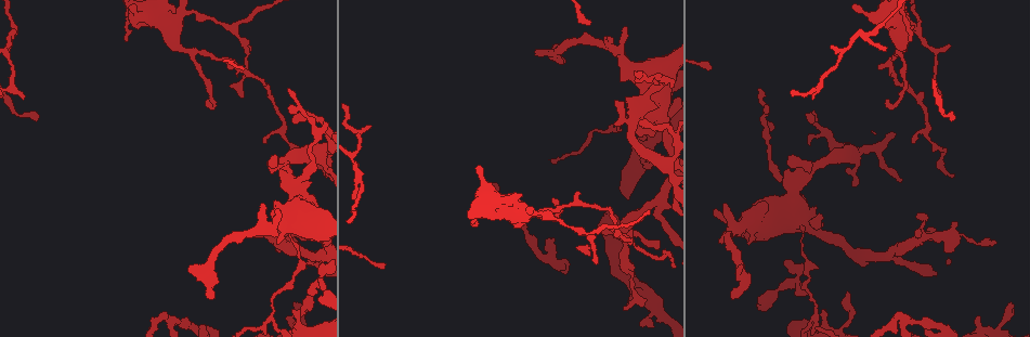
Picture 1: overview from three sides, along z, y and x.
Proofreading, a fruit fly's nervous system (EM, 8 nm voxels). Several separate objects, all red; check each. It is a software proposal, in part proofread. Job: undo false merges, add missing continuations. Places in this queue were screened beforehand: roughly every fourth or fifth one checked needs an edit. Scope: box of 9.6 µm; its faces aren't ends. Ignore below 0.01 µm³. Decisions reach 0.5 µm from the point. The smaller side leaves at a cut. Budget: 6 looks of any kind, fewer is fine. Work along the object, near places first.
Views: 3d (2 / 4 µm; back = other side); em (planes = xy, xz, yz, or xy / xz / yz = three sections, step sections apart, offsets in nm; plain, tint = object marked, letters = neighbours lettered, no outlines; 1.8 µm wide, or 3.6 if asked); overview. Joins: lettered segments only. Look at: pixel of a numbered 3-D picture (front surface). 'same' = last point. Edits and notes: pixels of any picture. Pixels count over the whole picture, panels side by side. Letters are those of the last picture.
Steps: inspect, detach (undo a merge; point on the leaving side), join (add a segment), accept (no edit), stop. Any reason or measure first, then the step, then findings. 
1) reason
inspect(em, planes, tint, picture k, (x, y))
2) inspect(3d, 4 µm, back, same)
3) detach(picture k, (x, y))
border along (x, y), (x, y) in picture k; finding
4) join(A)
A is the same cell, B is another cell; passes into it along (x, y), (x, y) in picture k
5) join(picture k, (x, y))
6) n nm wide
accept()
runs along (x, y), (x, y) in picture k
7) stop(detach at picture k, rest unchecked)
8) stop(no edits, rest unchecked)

a fork
inspect(em, xz, step 8, letters, picture 1, (948, 236))

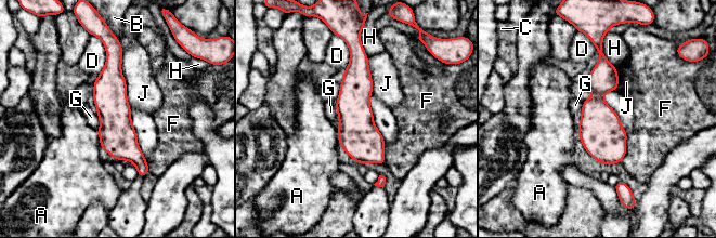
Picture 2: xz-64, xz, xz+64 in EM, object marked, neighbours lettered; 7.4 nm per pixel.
accept()
A, B, C, D, F, G, H and J are other cells; continuous, no second neuron

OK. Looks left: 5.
thin neck
inspect(em, xz, step 8, letters, picture 1, (305, 309))

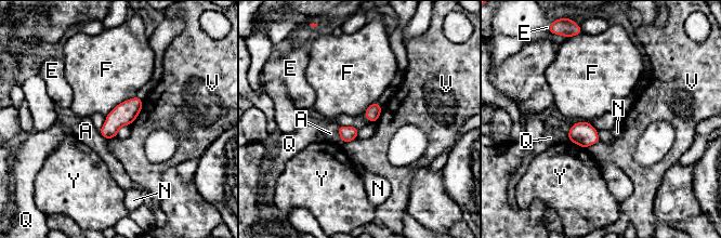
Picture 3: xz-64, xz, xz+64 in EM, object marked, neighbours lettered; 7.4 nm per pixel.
inspect(em, planes, letters, same)

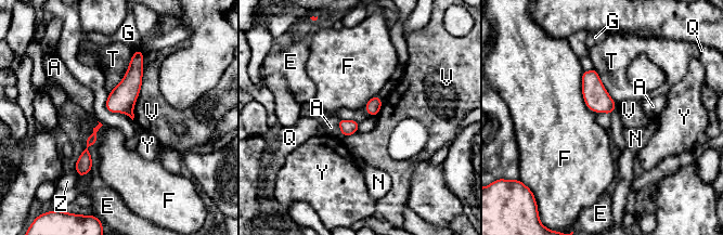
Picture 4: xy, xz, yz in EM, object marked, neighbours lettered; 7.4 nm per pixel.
110 nm wide
accept()
A, E, F, G, N, Q, T, V, Y and Z are other cells; border along (583, 70), (582, 98), (595, 113) in picture 4; all the same neuron

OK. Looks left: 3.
branch stops here
inspect(3d, 4 µm, back, picture 1, (277, 244))

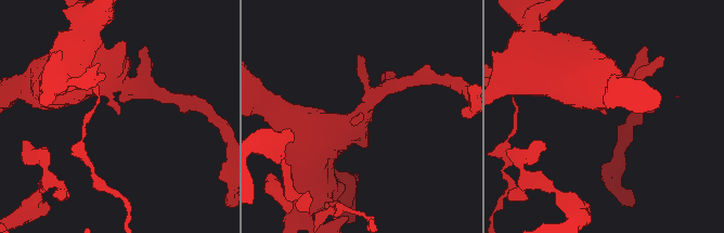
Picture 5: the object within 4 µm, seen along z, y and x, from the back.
shape alone is not enough
inspect(em, xy, step 4, tint, picture 5, (605, 114))

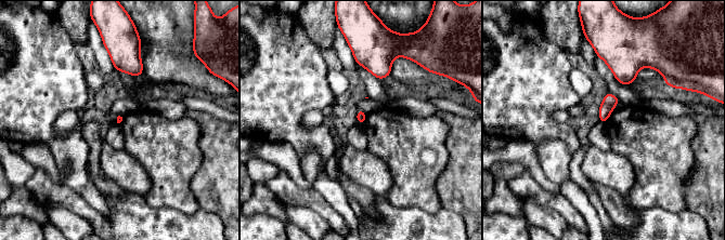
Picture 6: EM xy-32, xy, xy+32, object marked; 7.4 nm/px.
inspect(em, planes, letters, same)

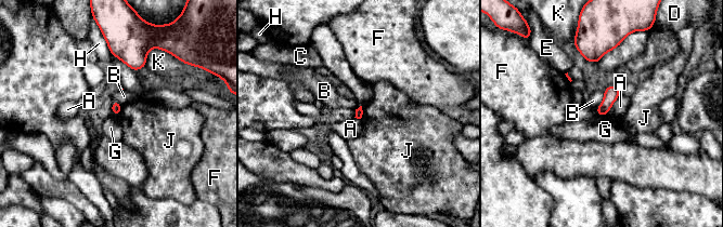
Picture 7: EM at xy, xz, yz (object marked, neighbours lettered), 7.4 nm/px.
accept()
A, B, C, D, E, F, G, H, J and K are other cells; border along (362, 106), (362, 116), (360, 118) in picture 7; no lettered segment goes on from it

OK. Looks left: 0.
stop(no edits, rest unchecked)

